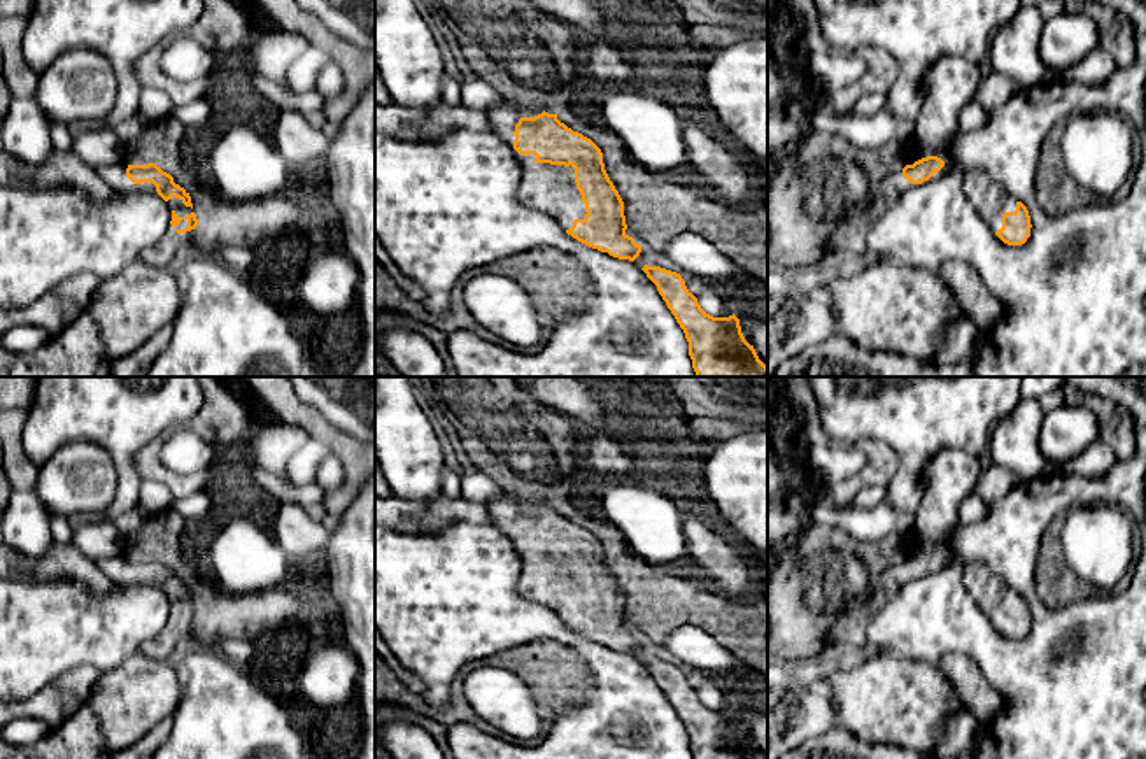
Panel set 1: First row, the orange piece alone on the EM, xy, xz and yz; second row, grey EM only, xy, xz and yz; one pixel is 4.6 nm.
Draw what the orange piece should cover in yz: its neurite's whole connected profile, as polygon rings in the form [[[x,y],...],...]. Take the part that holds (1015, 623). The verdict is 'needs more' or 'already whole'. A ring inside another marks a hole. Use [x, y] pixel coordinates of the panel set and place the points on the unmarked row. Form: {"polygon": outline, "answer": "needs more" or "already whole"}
{"polygon": [[[973,564],[964,571],[969,594],[981,605],[988,621],[1008,638],[1022,638],[1030,629],[1027,599],[1006,585],[988,566]]], "answer": "needs more"}

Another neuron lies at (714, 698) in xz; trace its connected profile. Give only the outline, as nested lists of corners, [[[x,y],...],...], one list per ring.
[[[708,678],[697,691],[697,696],[701,701],[713,708],[713,710],[722,710],[725,706],[725,694],[718,691],[711,680]]]

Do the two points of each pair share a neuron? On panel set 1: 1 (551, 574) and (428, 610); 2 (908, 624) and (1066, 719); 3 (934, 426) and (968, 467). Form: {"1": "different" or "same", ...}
{"1": "different", "2": "same", "3": "different"}

